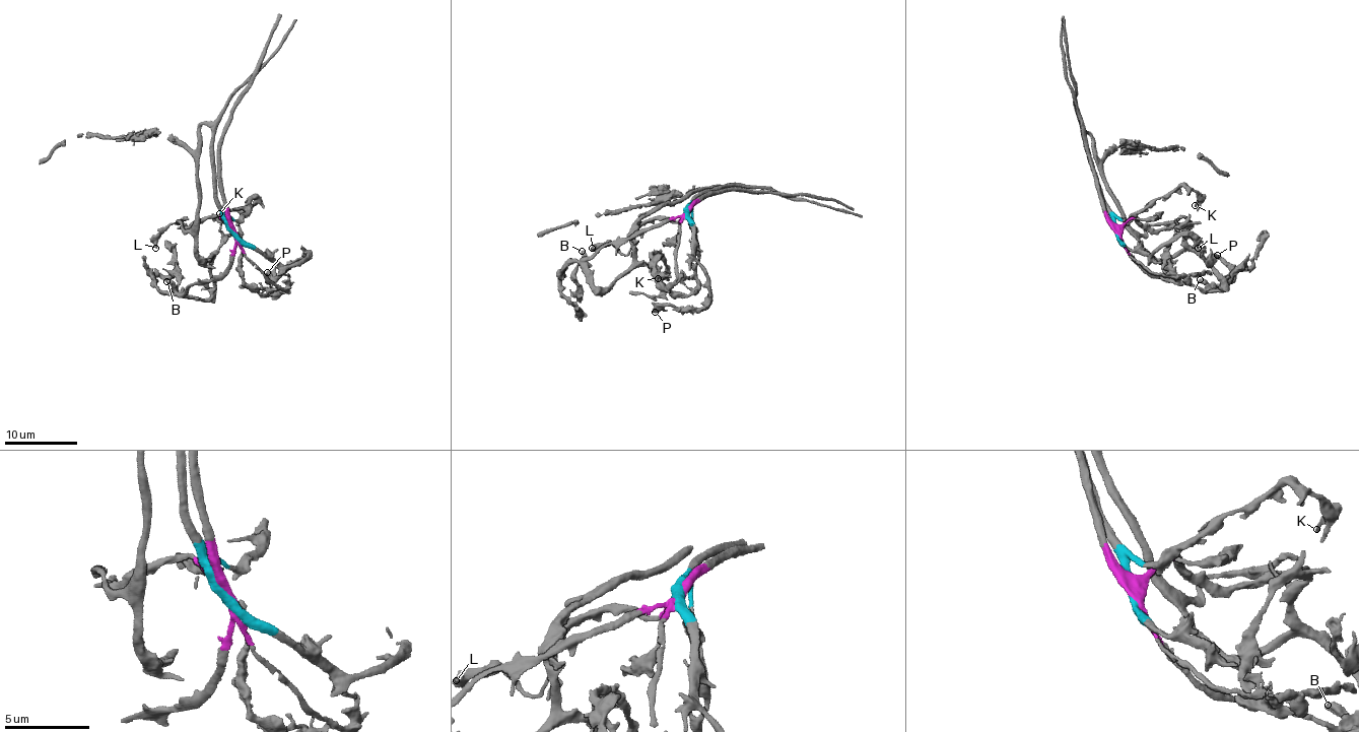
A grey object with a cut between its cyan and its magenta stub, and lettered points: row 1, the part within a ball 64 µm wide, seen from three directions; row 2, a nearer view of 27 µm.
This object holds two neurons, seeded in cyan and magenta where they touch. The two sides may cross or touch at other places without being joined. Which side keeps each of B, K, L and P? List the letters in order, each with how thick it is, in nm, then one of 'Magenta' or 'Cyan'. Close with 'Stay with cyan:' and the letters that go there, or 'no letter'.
B: Thickness 360 nm. Magenta
K: Thickness 180 nm. Cyan
L: Thickness 380 nm. Magenta
P: Thickness 460 nm. Cyan
Stay with cyan: K, P

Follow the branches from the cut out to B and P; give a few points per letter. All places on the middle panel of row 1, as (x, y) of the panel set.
B: (687, 211), (648, 229), (602, 245), (582, 260), (582, 251)
P: (687, 211), (696, 261), (705, 273), (707, 298), (699, 308), (657, 307), (655, 312)

